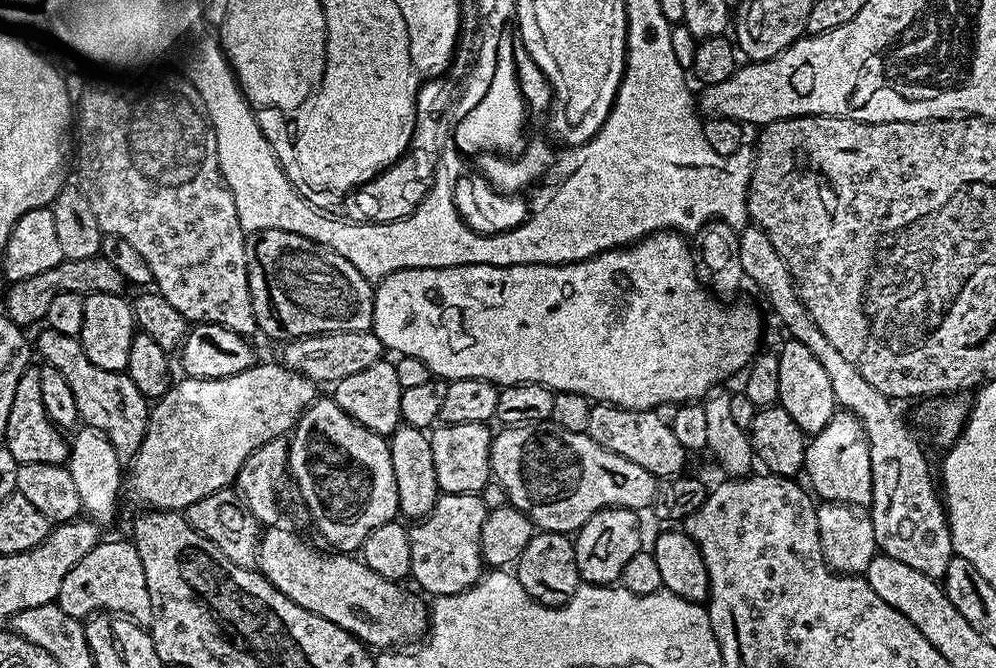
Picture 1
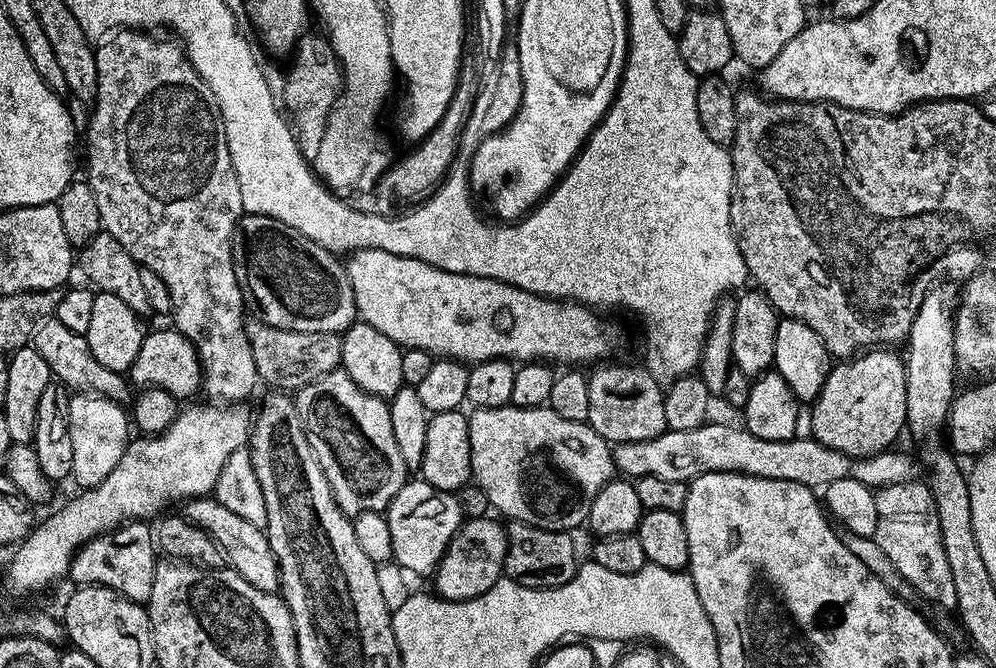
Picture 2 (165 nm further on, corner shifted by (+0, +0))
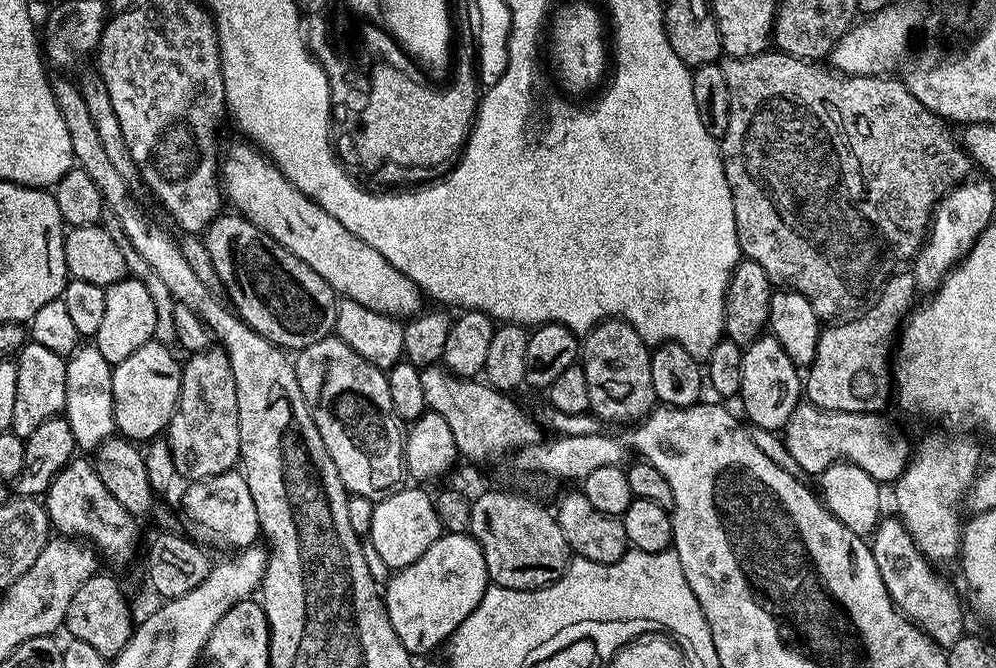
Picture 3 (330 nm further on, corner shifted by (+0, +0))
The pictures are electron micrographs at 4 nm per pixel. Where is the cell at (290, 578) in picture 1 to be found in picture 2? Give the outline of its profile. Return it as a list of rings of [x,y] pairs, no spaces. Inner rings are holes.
[[[211,495],[187,501],[183,508],[184,519],[201,528],[206,534],[210,534],[210,538],[214,538],[214,542],[224,553],[225,561],[234,571],[242,574],[242,578],[246,578],[250,586],[255,586],[263,592],[276,592],[279,589],[280,574],[276,570],[274,550],[270,550],[268,533],[265,529],[253,526],[252,523],[246,522],[246,518],[226,510],[226,506],[222,506],[222,502],[218,502]]]

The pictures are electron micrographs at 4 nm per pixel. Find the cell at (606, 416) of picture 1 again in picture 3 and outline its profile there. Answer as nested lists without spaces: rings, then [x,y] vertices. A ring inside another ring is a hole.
[[[609,318],[595,324],[582,340],[582,363],[590,389],[590,412],[597,420],[639,422],[657,407],[654,377],[650,375],[652,353],[649,345],[624,320]]]

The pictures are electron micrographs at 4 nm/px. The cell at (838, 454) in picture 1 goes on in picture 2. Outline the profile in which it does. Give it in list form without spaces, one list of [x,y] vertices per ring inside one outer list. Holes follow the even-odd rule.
[[[881,346],[875,350],[864,350],[859,354],[841,359],[833,363],[828,371],[826,382],[818,394],[818,398],[811,401],[812,430],[810,436],[830,450],[840,451],[844,455],[869,457],[880,452],[889,451],[892,444],[906,428],[906,376],[905,361],[901,353]]]

